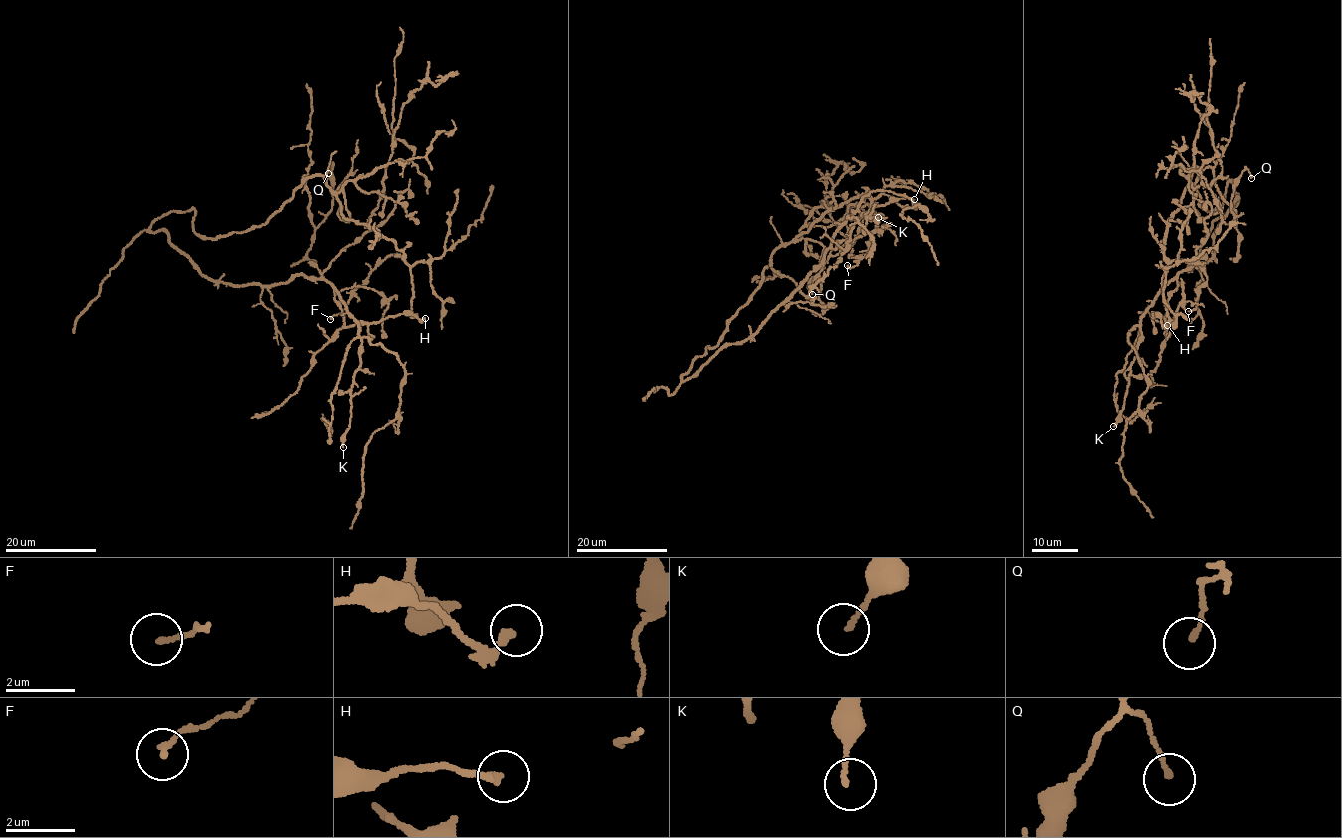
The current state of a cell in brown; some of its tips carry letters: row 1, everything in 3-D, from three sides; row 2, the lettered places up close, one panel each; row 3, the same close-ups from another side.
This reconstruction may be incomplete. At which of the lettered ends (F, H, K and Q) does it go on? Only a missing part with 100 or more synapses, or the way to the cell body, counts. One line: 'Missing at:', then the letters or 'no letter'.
Missing at: no letter

